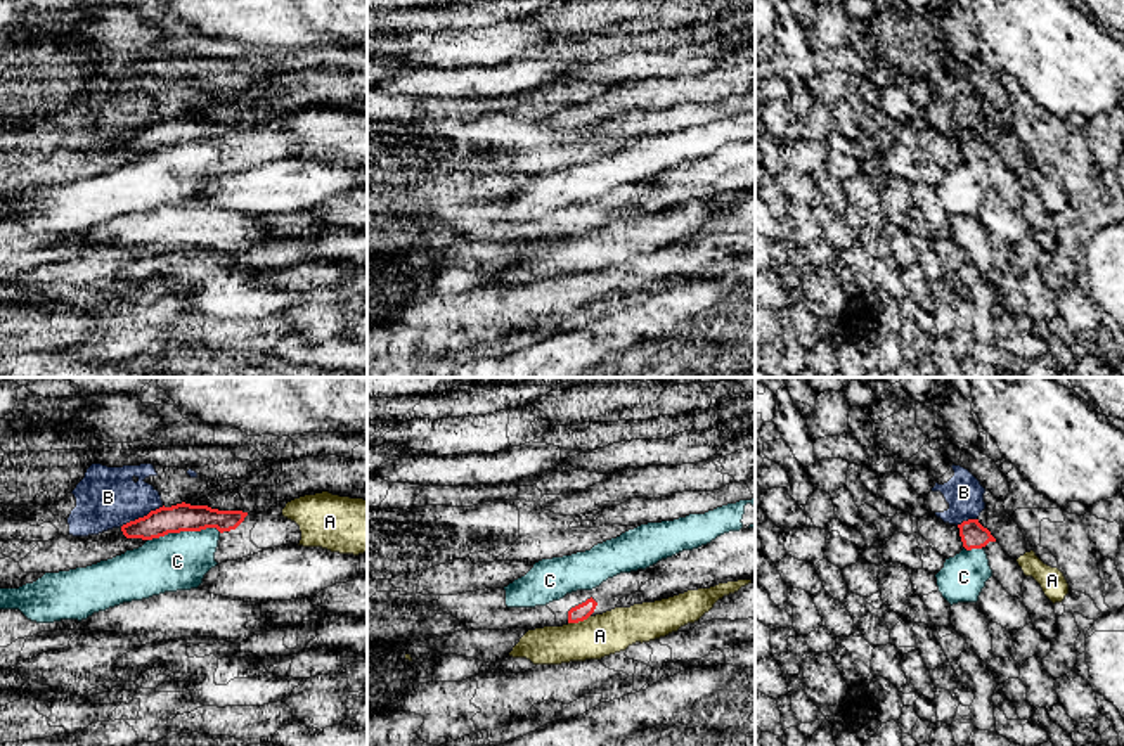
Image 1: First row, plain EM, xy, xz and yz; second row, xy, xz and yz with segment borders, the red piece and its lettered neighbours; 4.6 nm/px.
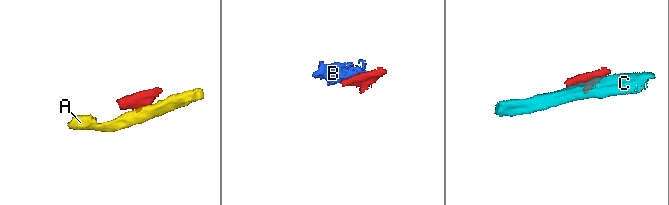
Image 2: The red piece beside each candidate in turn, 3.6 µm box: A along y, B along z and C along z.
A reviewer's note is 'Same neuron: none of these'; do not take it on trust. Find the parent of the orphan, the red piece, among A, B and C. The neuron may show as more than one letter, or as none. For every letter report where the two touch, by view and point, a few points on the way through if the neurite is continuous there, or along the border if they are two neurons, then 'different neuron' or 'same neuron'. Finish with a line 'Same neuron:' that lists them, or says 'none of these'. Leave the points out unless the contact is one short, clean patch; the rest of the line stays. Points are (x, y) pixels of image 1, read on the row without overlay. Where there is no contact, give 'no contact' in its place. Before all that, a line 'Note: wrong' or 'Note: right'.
Note: right
A: contact xz (579, 232); border xz (589, 227), (568, 236); different neuron
B: contact xy (144, 128); different neuron
C: contact xy (184, 142); different neuron
Same neuron: none of these

